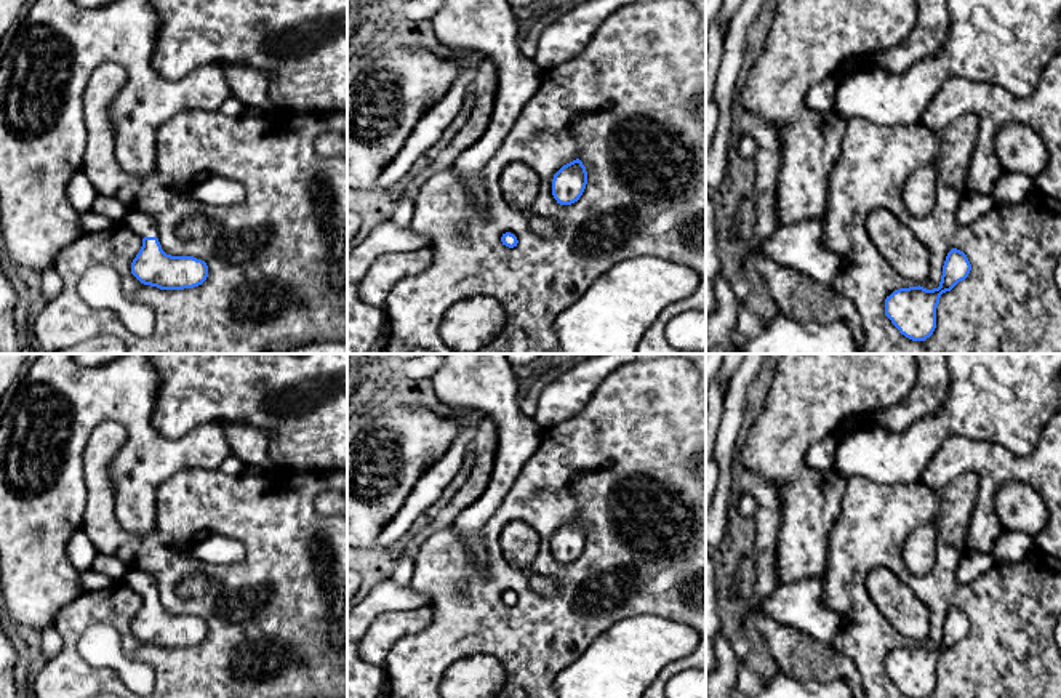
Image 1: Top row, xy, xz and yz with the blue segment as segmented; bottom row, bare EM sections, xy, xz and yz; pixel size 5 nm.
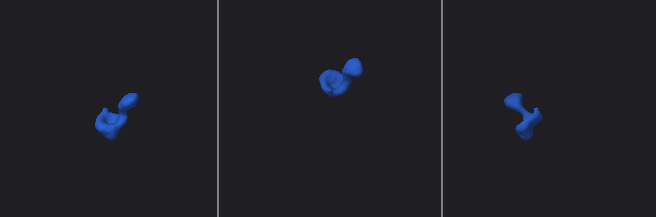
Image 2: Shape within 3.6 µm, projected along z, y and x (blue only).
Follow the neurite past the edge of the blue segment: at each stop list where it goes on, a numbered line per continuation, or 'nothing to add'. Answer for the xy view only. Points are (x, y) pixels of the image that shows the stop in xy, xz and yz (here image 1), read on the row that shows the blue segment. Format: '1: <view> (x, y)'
1: xy (141, 223)

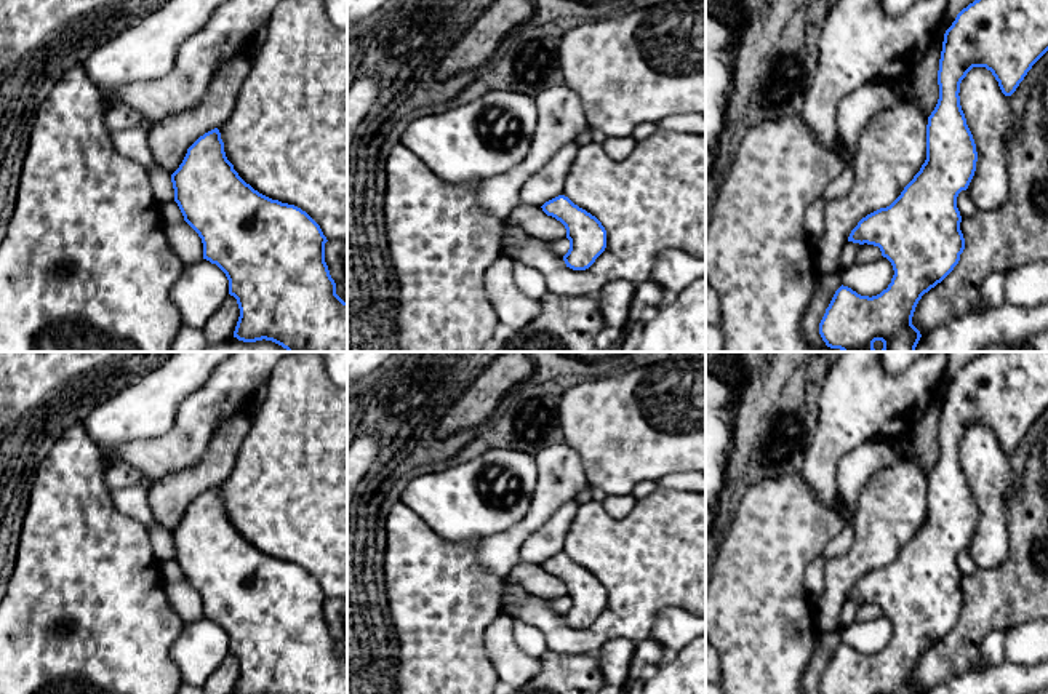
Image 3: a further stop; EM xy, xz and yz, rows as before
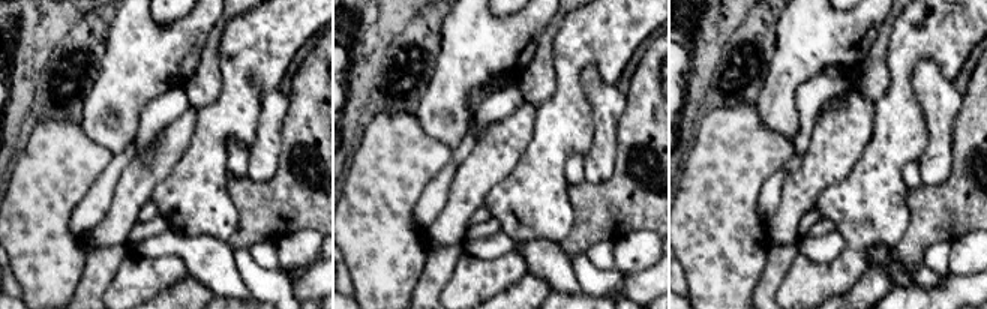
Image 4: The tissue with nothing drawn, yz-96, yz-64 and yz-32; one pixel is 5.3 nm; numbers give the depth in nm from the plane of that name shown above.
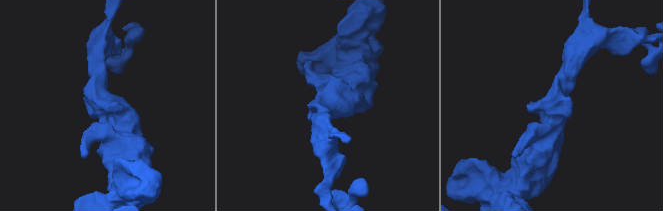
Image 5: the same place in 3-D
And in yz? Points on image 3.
nothing to add

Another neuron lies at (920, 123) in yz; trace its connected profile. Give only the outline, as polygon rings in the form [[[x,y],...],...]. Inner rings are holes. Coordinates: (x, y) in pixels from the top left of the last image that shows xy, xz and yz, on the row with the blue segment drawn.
[[[898,98],[862,128],[848,195],[824,209],[824,232],[814,241],[819,273],[840,273],[840,254],[851,230],[867,214],[890,206],[926,160],[928,117],[910,98]]]

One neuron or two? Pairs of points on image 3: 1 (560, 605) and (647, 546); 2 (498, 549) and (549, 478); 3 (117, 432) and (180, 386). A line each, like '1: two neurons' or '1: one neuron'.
1: two neurons
2: one neuron
3: one neuron

